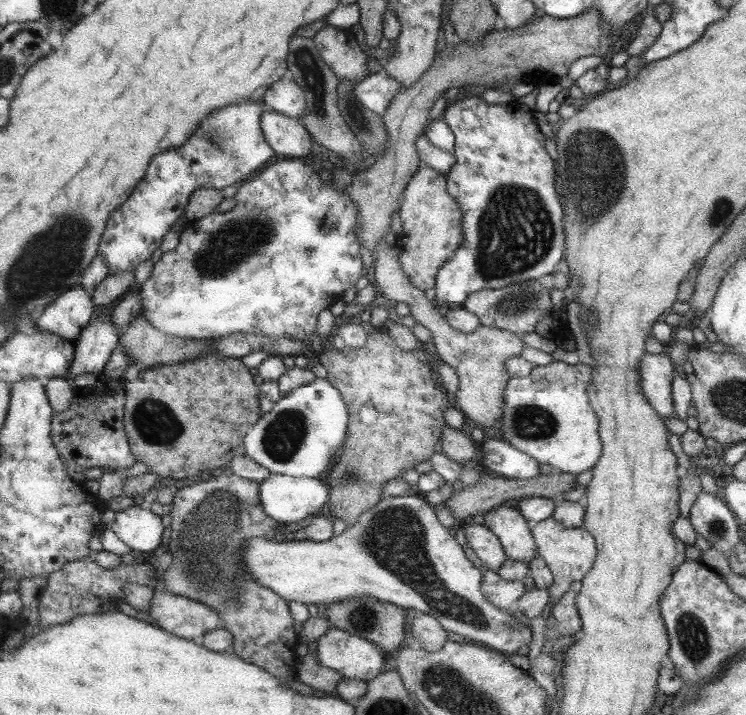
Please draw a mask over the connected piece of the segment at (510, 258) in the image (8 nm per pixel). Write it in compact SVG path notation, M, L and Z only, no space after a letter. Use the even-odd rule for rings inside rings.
M475 93L447 106L440 117L454 136L455 164L445 173L445 191L461 211L463 240L437 272L432 288L436 302L459 306L475 292L551 275L563 254L563 210L555 192L557 186L553 186L553 160L543 148L543 136L533 122L531 110L521 108L515 99L506 104L489 104Z

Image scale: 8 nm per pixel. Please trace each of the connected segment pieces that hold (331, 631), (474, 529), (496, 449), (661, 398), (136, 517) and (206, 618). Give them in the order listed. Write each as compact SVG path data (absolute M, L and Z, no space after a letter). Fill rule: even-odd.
M331 626L316 640L315 661L342 677L365 682L373 680L383 666L371 641Z
M469 524L463 528L466 542L482 562L482 568L495 571L506 562L506 554L498 537L490 529L480 524Z
M503 439L482 441L482 464L485 470L506 479L531 480L540 476L539 463L513 448Z
M643 354L638 364L639 389L658 416L675 416L671 383L674 366L663 354Z
M135 504L115 511L110 531L138 555L142 552L158 553L162 549L160 540L163 529L159 516L149 511L145 504Z
M153 591L146 614L160 629L189 641L222 626L222 618L209 605L165 591Z

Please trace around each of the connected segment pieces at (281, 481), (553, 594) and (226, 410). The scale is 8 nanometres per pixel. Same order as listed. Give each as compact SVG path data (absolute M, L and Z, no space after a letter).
M279 472L267 476L258 488L263 512L279 524L299 522L305 516L309 517L309 514L313 514L313 510L319 510L325 504L327 492L330 492L330 489L322 478L301 478L301 476L287 476Z
M552 517L545 518L539 522L530 521L529 527L534 537L534 544L537 546L537 555L541 557L547 568L552 574L552 583L549 585L549 598L547 598L547 609L542 616L546 617L550 614L551 608L564 594L569 590L570 584L580 581L590 570L597 558L597 545L583 526L567 527L559 521L555 521Z
M203 353L190 360L185 358L177 364L156 365L149 369L141 369L138 371L135 380L124 382L124 392L127 416L123 416L123 424L125 424L125 433L129 439L130 451L134 453L137 462L143 462L147 466L147 473L155 473L160 477L168 476L179 480L187 477L193 478L197 475L205 476L205 473L214 468L224 468L236 455L244 454L243 441L246 432L254 426L257 420L260 420L259 414L261 412L259 412L260 404L257 404L257 386L253 384L253 376L249 374L249 367L238 358L223 356L219 353Z

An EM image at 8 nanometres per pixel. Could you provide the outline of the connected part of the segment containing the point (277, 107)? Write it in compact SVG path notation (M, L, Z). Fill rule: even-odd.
M288 75L271 84L261 101L269 106L271 111L283 113L288 117L300 119L305 113L302 88Z

